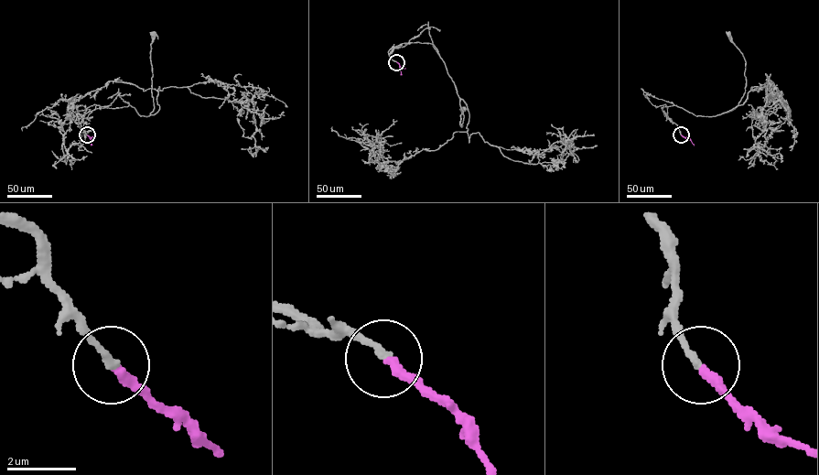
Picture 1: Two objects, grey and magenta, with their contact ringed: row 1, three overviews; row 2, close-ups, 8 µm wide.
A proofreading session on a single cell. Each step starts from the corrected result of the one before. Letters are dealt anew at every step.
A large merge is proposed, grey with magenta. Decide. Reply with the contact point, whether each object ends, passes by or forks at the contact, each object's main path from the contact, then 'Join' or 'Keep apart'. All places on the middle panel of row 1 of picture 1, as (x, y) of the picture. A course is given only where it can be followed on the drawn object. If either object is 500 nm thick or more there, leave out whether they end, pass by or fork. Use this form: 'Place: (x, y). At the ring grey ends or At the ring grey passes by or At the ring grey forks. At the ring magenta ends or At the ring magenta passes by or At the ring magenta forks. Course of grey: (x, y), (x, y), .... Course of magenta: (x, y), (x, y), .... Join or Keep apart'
Place: (396, 62). At the ring grey ends. At the ring magenta ends. Course of grey: (396, 61), (389, 55), (392, 48), (419, 42), (433, 44), (459, 98), (461, 127), (463, 110). Course of magenta: (396, 62), (400, 74). Join

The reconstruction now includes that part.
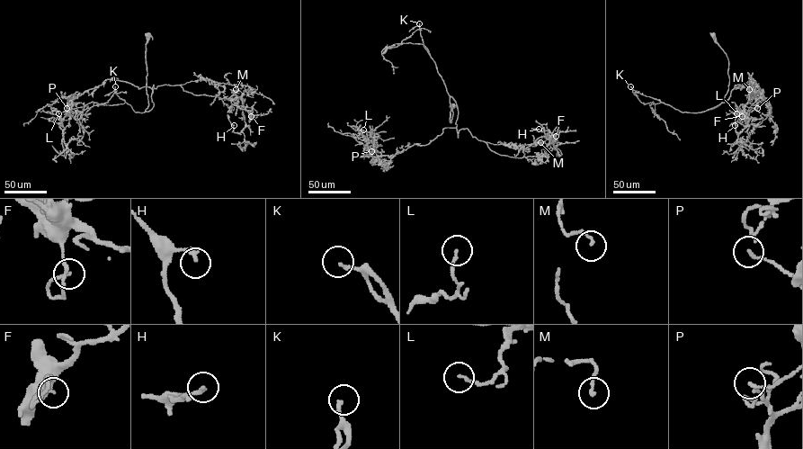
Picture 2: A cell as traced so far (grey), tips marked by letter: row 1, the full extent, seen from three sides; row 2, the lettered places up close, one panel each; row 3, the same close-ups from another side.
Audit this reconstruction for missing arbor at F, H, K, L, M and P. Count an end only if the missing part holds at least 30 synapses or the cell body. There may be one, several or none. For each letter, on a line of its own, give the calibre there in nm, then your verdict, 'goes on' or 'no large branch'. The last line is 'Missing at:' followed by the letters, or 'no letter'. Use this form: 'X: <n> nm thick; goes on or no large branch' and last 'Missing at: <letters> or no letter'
F: 130 nm thick; no large branch
H: 190 nm thick; no large branch
K: 150 nm thick; goes on
L: 130 nm thick; no large branch
M: 130 nm thick; no large branch
P: 120 nm thick; no large branch
Missing at: K

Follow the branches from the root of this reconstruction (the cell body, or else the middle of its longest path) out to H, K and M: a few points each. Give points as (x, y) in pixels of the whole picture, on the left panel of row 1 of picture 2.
H: (148, 34), (145, 111), (153, 107), (154, 85), (180, 85), (241, 108), (245, 127), (235, 133), (234, 125)
K: (148, 34), (145, 58), (148, 107), (144, 112), (136, 112), (116, 94), (115, 86)
M: (148, 34), (145, 59), (148, 105), (146, 111), (153, 107), (154, 85), (156, 88), (207, 78), (236, 89)

